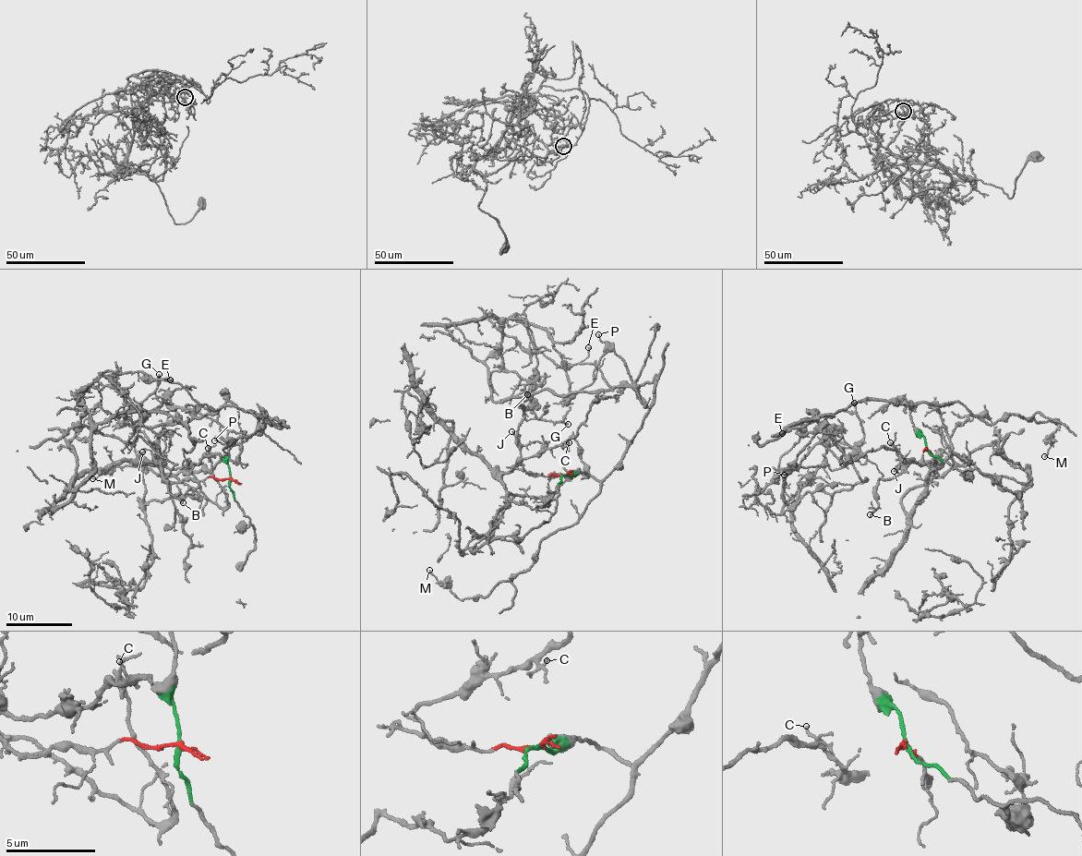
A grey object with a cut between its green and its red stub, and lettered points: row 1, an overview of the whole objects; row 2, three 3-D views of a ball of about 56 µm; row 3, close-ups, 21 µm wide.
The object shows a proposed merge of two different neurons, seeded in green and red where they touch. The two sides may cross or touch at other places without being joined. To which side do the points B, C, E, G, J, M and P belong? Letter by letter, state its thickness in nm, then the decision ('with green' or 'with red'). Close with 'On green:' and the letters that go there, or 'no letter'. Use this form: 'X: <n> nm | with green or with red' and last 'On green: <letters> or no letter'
B: 150 nm | with red
C: 110 nm | with red
E: 140 nm | with green
G: 170 nm | with green
J: 120 nm | with red
M: 100 nm | with green
P: 100 nm | with green
On green: E, G, M, P

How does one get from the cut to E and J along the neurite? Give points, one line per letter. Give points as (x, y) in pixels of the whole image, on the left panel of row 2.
E: (230, 479), (230, 431), (250, 435), (259, 417), (279, 427), (231, 405), (215, 410), (198, 403), (169, 379)
J: (230, 479), (221, 480), (211, 476), (205, 479), (172, 482), (163, 474), (162, 459), (144, 449), (143, 452)

